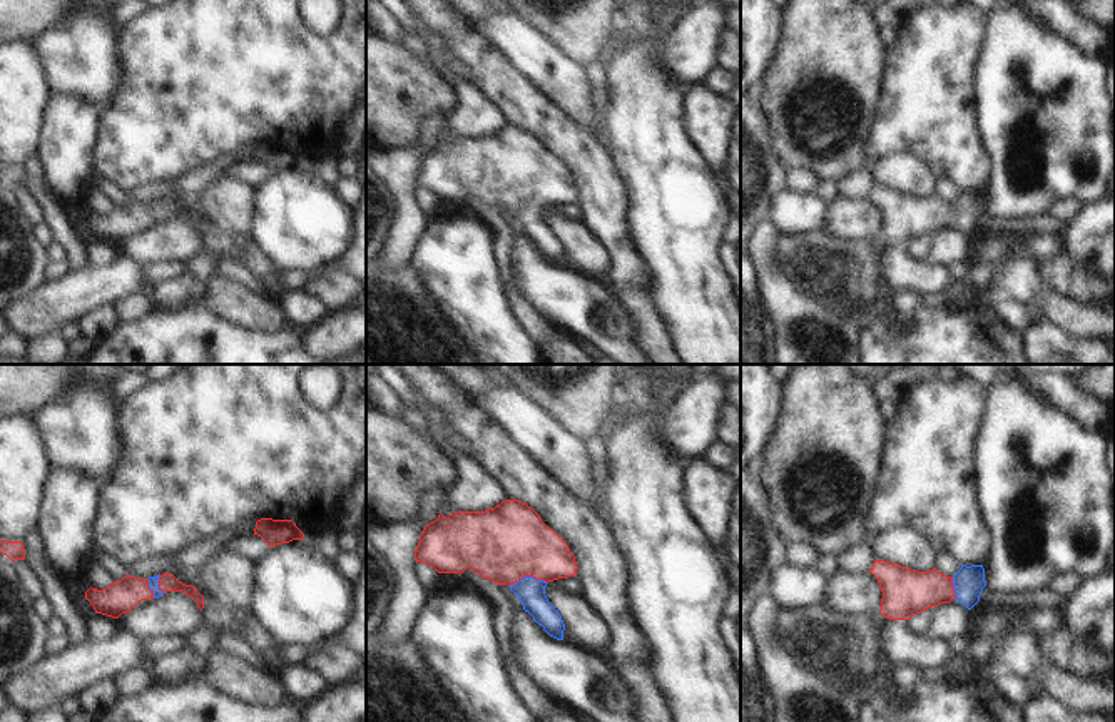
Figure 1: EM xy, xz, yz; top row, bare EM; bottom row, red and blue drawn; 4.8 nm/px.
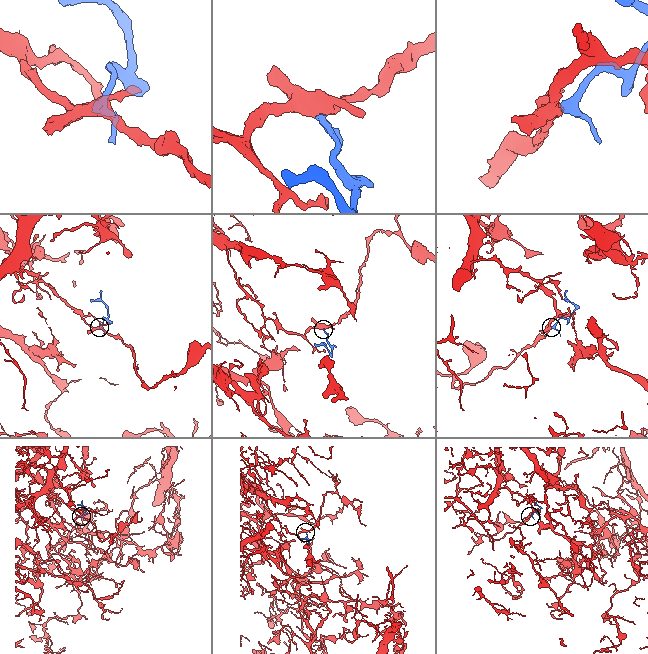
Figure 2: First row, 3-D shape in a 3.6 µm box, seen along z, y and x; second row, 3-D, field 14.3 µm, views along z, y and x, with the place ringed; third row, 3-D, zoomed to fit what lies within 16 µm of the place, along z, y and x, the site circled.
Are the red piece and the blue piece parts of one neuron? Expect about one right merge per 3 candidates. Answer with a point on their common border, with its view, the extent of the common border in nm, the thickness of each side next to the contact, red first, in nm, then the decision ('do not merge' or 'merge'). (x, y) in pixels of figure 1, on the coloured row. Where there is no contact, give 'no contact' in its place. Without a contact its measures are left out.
contact xz (527, 575); length 190 nm; calibres 360 and 140 nm; merge

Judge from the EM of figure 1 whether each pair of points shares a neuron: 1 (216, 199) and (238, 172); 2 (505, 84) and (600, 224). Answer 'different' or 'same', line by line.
1: different
2: same

